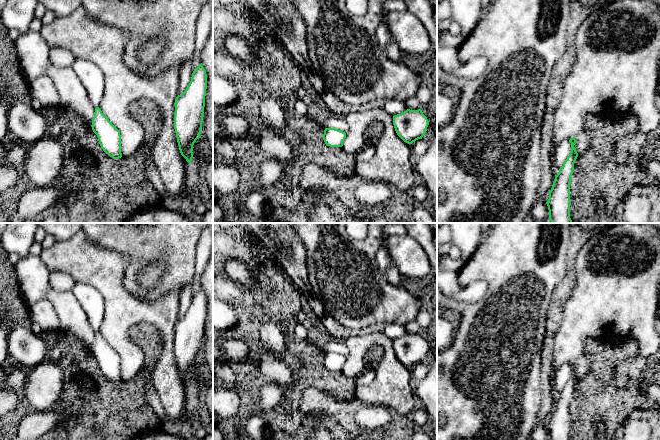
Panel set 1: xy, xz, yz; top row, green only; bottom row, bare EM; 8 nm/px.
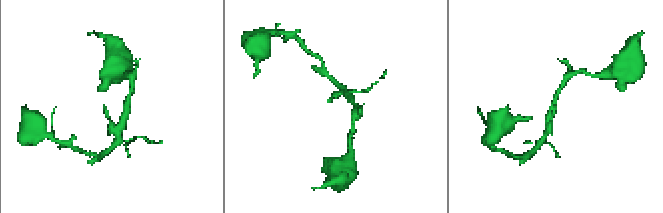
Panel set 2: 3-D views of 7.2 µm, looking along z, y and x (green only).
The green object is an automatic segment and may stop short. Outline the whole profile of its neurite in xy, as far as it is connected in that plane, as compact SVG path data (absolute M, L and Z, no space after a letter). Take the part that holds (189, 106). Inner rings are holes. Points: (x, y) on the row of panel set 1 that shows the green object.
M202 63L193 71L186 90L175 99L174 129L181 155L190 164L193 145L200 138L207 74Z

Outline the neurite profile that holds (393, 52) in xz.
M393 39L389 42L384 51L389 59L396 62L401 61L402 51Z

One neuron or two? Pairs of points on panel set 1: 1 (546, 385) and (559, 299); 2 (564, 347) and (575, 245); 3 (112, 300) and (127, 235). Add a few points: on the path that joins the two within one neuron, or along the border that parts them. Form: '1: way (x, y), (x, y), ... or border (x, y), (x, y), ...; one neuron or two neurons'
1: way (547, 364), (548, 337), (553, 320); one neuron
2: border (575, 270), (575, 284), (565, 302), (562, 315); two neurons
3: border (101, 246), (127, 257), (123, 278); two neurons

